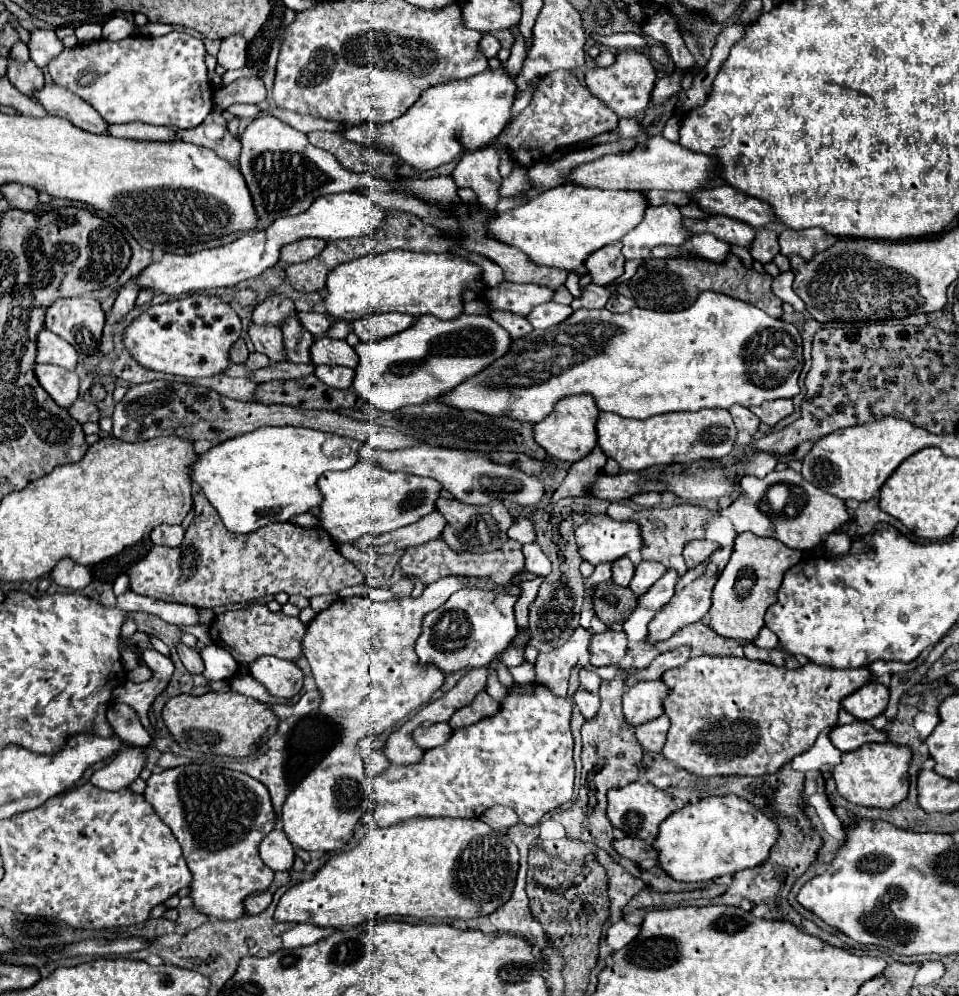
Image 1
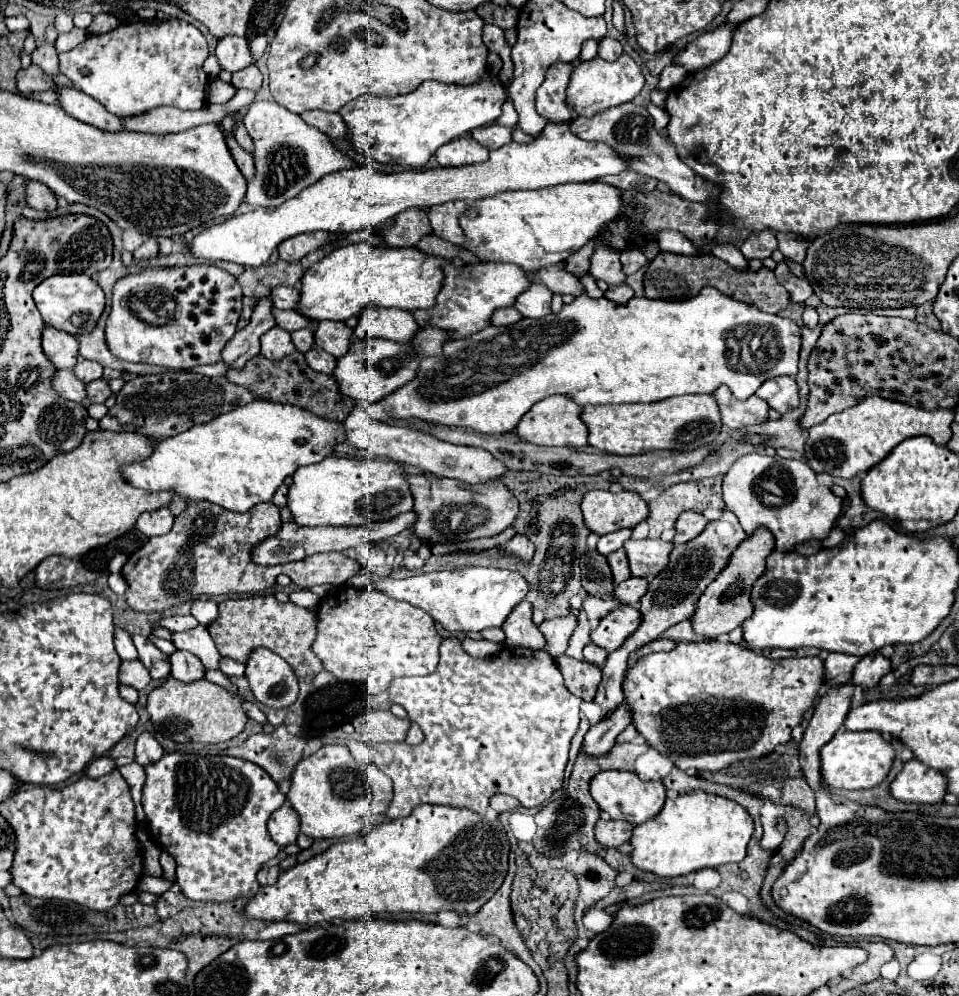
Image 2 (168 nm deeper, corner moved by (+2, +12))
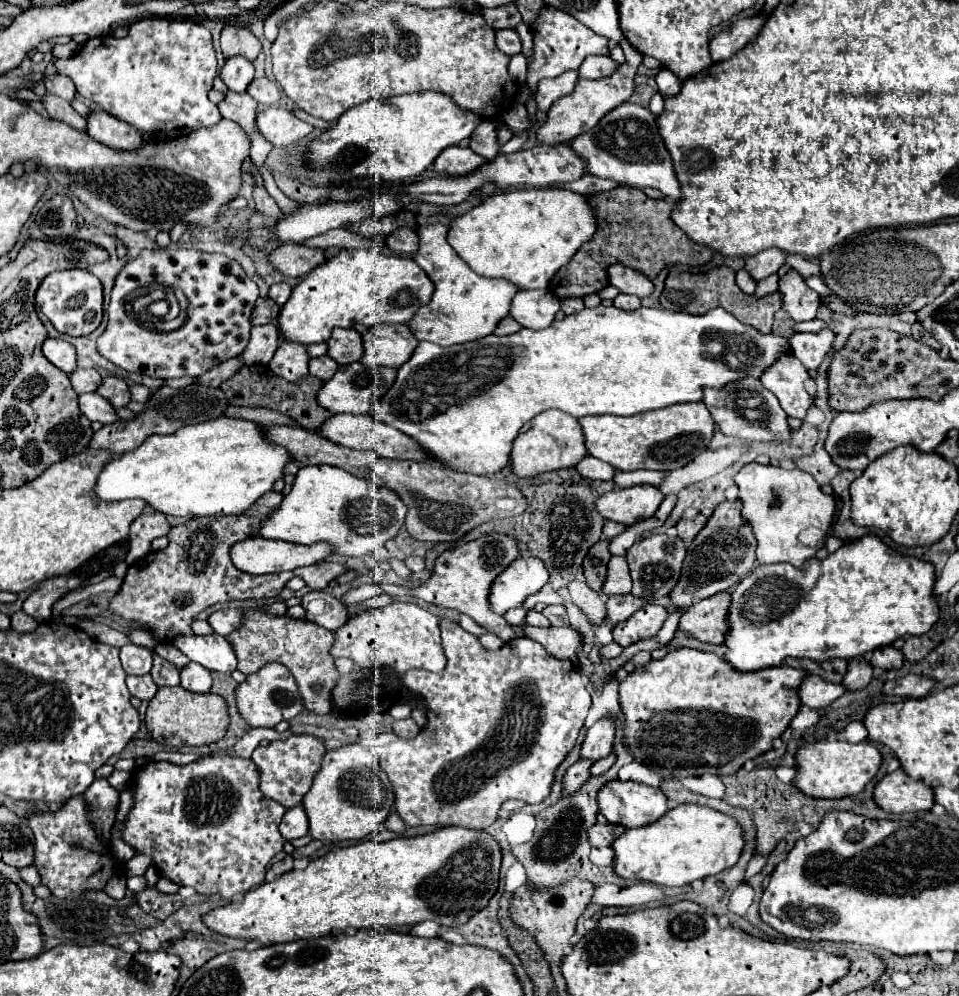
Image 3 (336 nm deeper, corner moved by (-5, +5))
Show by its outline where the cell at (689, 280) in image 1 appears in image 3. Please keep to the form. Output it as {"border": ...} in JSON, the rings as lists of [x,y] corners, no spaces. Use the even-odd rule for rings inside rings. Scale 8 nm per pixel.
{"border":[[[714,267],[706,273],[686,273],[686,271],[678,273],[678,271],[672,271],[666,279],[666,287],[662,291],[660,305],[664,309],[684,311],[684,313],[690,313],[690,315],[704,315],[710,309],[722,307],[728,313],[732,313],[738,321],[742,321],[744,325],[750,325],[750,327],[758,329],[760,333],[770,333],[774,313],[780,309],[780,297],[776,293],[772,293],[764,299],[756,299],[754,295],[746,295],[738,289],[738,285],[734,281],[734,271],[730,267]]]}

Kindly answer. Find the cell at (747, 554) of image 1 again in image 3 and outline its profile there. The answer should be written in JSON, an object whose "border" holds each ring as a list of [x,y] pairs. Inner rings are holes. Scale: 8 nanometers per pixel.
{"border":[[[716,593],[710,599],[690,605],[678,623],[678,629],[690,633],[702,643],[722,643],[726,635],[726,609],[730,607],[728,593]]]}

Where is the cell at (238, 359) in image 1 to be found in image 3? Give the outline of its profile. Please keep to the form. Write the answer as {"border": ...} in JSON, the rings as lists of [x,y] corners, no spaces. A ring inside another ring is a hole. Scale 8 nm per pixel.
{"border":[[[258,299],[256,301],[256,307],[254,307],[254,313],[250,317],[252,325],[264,325],[264,323],[274,323],[276,321],[276,315],[278,315],[280,307],[272,301],[272,299]]]}

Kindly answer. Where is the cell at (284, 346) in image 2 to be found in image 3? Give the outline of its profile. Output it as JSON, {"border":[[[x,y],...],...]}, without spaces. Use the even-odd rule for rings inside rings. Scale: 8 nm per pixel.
{"border":[[[282,341],[270,361],[270,369],[286,381],[298,381],[308,375],[308,361],[310,357],[304,345]]]}

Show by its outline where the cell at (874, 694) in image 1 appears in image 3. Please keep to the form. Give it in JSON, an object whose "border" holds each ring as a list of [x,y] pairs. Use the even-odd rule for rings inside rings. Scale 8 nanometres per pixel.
{"border":[[[886,645],[886,647],[878,647],[872,651],[872,659],[870,663],[874,667],[880,667],[884,671],[890,671],[890,669],[900,669],[902,663],[904,663],[904,655],[900,649],[892,647],[892,645]]]}

